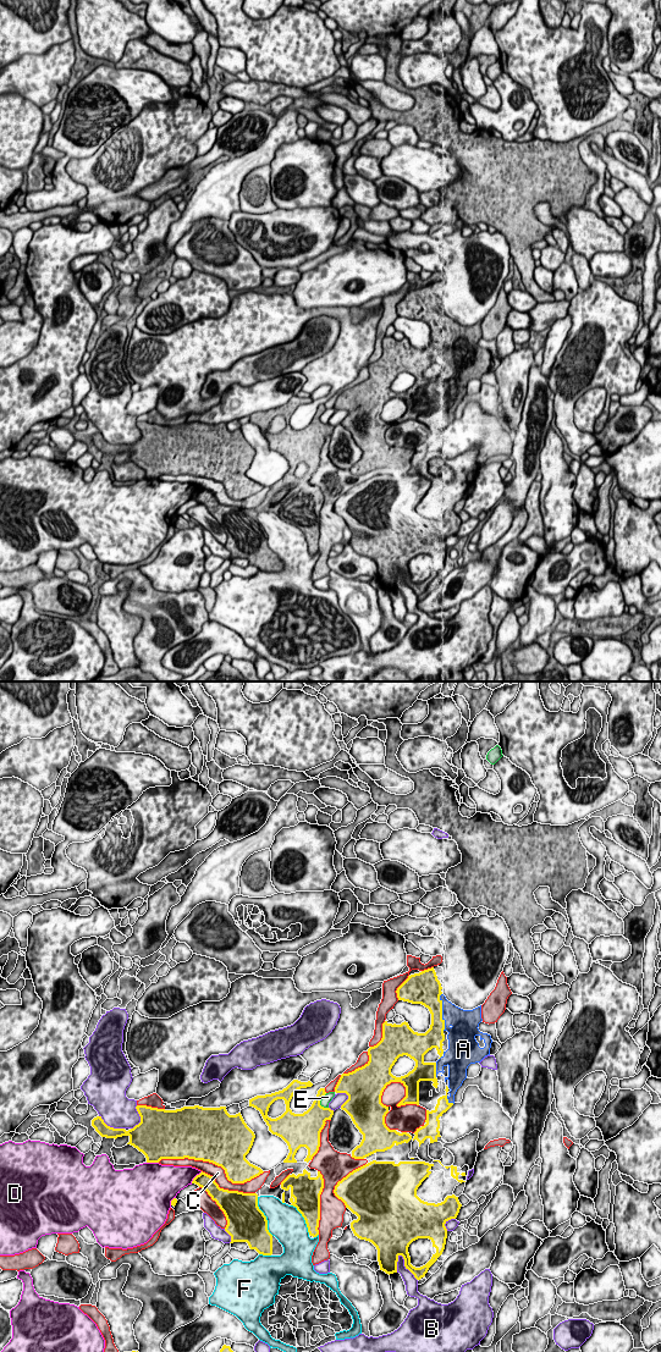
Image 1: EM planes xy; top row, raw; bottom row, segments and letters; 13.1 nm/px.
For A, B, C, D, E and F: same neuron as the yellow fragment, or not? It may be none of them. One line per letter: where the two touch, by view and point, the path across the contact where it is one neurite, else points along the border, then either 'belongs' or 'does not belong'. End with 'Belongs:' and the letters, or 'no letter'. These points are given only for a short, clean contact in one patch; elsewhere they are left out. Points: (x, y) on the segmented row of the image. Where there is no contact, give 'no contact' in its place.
A: contact xy (441, 1011); belongs
B: contact xy (405, 1265); does not belong
C: contact xy (214, 1163); does not belong
D: contact xy (196, 1176); does not belong
E: contact xy (320, 1099); does not belong
F: contact xy (265, 1217); does not belong
Belongs: A

